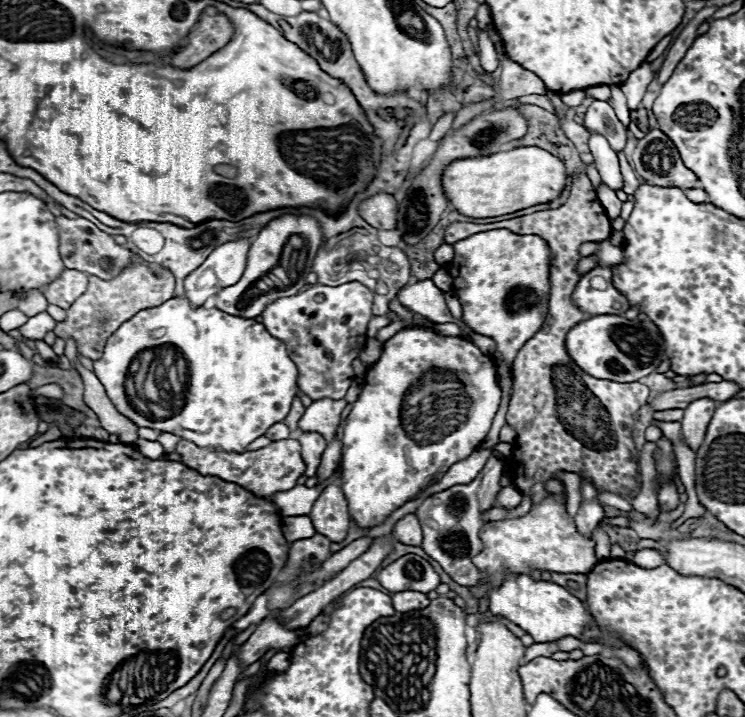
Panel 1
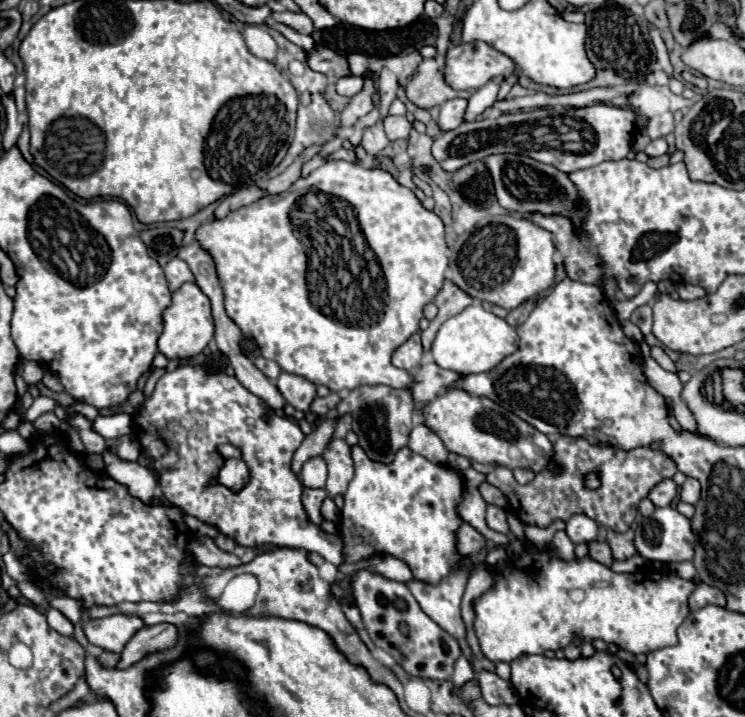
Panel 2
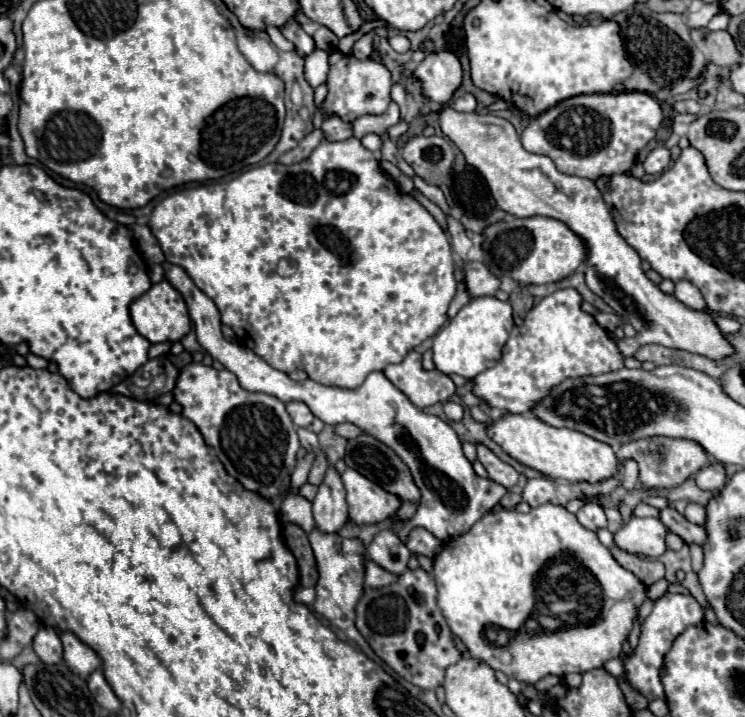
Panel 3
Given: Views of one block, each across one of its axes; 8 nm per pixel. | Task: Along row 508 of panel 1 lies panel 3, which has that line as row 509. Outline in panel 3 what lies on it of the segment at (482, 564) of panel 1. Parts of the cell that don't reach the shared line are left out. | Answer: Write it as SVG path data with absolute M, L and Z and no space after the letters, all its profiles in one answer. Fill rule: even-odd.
M542 504L532 508L528 514L502 510L482 516L466 534L444 544L442 552L434 558L434 576L438 586L438 604L452 634L466 644L474 660L492 670L504 672L508 678L522 684L536 684L550 674L562 678L570 672L584 674L602 668L604 662L622 652L622 642L628 638L634 614L644 598L650 596L652 600L658 600L668 588L668 582L662 578L646 590L632 572L614 560L610 550L600 544L592 530L584 528L574 514L556 504ZM566 606L572 606L574 624L560 618L570 612ZM488 624L510 632L506 646L494 646L482 636L484 626Z

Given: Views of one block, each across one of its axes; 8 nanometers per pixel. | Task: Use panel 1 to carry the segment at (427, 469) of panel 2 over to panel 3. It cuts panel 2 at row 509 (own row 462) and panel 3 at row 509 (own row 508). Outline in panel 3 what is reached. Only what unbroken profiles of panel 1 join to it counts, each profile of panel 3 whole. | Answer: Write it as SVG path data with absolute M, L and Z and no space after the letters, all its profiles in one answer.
M354 468L344 470L342 482L346 488L350 520L354 524L382 522L392 516L400 506L400 500L396 500L396 496L384 492L378 484L372 484Z

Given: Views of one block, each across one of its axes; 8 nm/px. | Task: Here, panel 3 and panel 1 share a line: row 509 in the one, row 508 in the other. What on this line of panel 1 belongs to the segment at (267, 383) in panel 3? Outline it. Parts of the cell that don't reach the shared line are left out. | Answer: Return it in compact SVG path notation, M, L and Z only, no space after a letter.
M492 452L490 460L486 462L484 470L474 478L470 484L456 484L448 490L436 492L430 498L422 502L422 506L416 510L416 516L422 526L422 550L434 558L454 582L462 586L476 586L476 584L488 584L488 574L480 572L472 564L472 554L480 552L484 548L480 540L480 528L484 528L486 520L482 520L482 514L496 504L496 496L502 490L500 476L502 476L502 460L500 452Z

